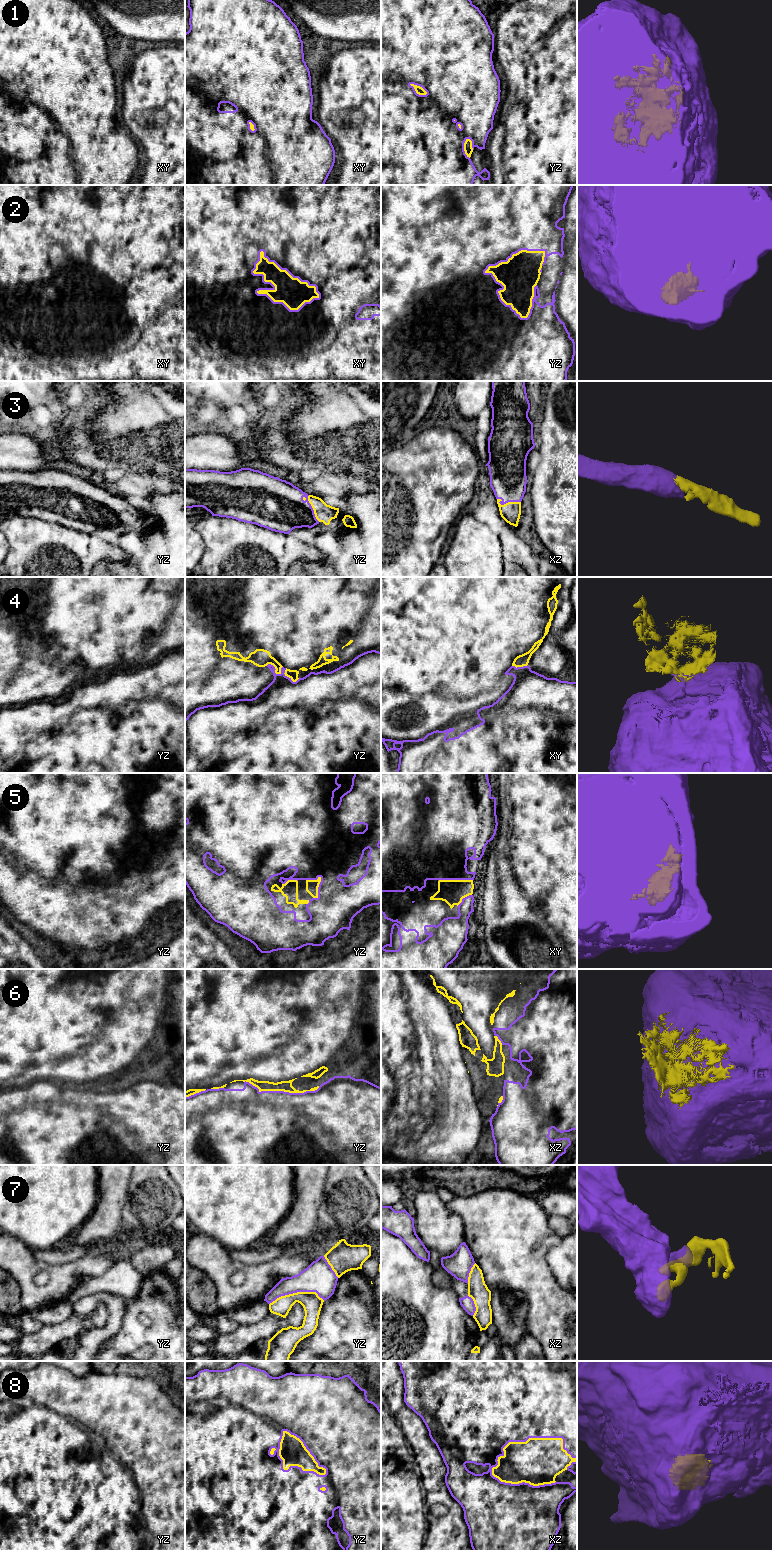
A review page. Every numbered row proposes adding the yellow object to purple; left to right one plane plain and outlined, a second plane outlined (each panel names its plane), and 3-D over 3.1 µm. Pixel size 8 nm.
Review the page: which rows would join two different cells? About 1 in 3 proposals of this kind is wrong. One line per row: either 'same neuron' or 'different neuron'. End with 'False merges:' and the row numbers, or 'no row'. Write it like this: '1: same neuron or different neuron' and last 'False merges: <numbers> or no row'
1: same neuron
2: same neuron
3: same neuron
4: different neuron
5: same neuron
6: same neuron
7: different neuron
8: same neuron
False merges: 4, 7

